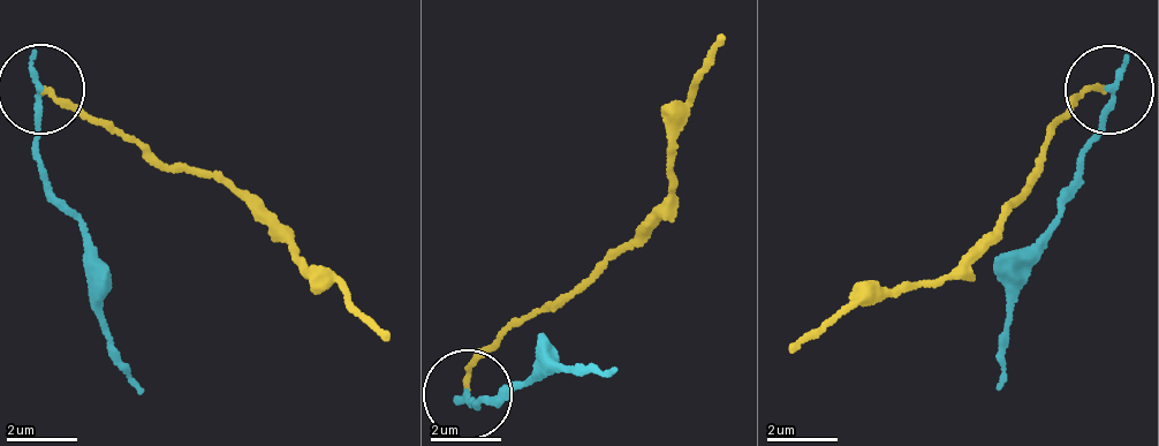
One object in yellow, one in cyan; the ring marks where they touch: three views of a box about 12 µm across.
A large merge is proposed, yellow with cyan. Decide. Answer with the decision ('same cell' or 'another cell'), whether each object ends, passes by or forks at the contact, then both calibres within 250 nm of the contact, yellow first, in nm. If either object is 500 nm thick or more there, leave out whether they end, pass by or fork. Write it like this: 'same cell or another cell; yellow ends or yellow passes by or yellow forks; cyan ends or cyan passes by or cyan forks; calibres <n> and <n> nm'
another cell; yellow ends; cyan ends; calibres 130 and 200 nm

